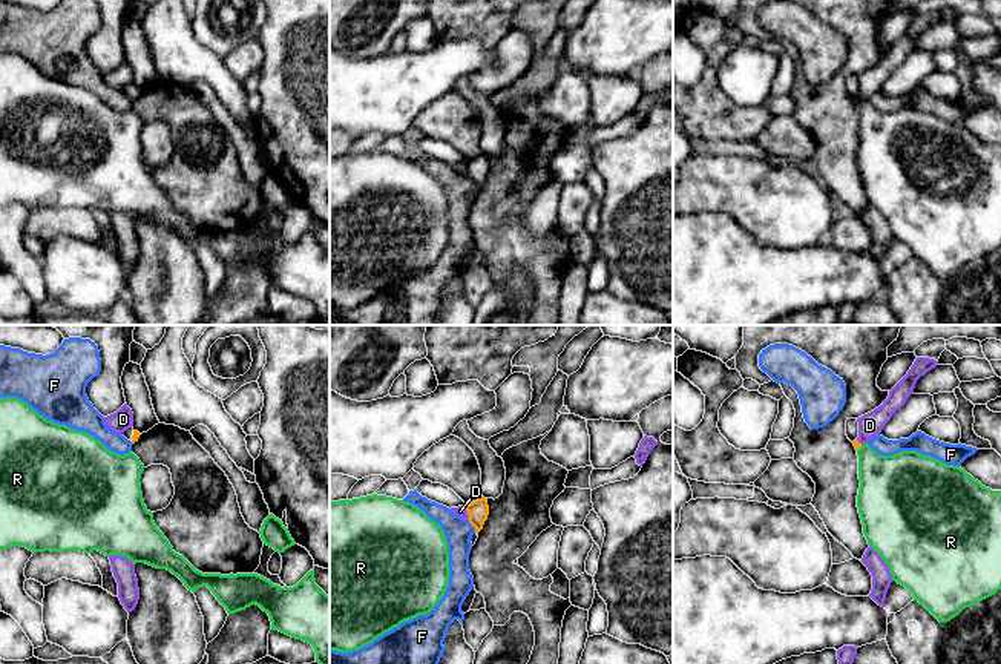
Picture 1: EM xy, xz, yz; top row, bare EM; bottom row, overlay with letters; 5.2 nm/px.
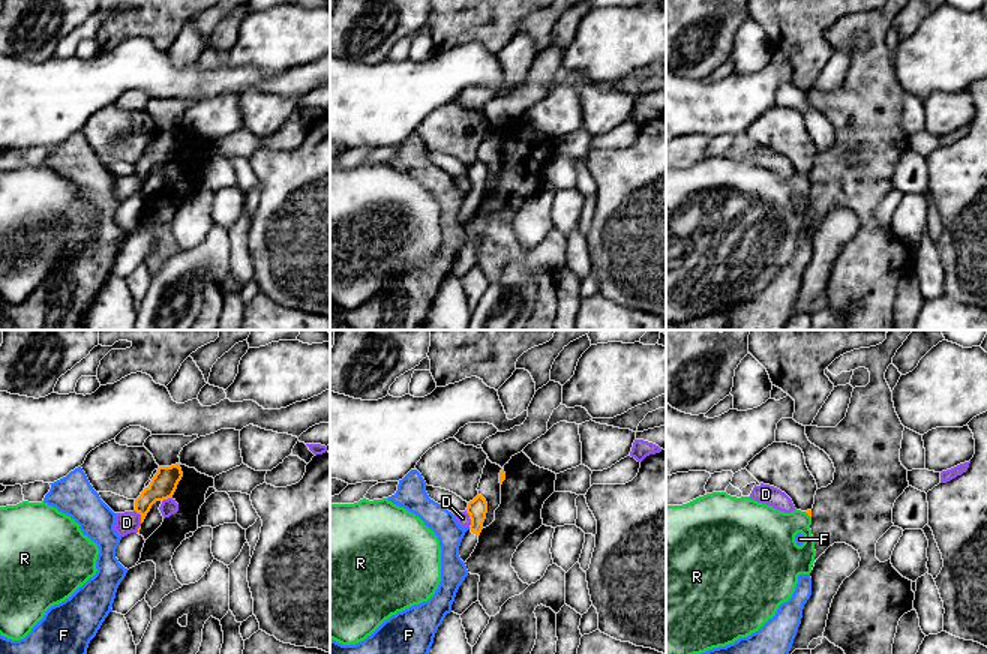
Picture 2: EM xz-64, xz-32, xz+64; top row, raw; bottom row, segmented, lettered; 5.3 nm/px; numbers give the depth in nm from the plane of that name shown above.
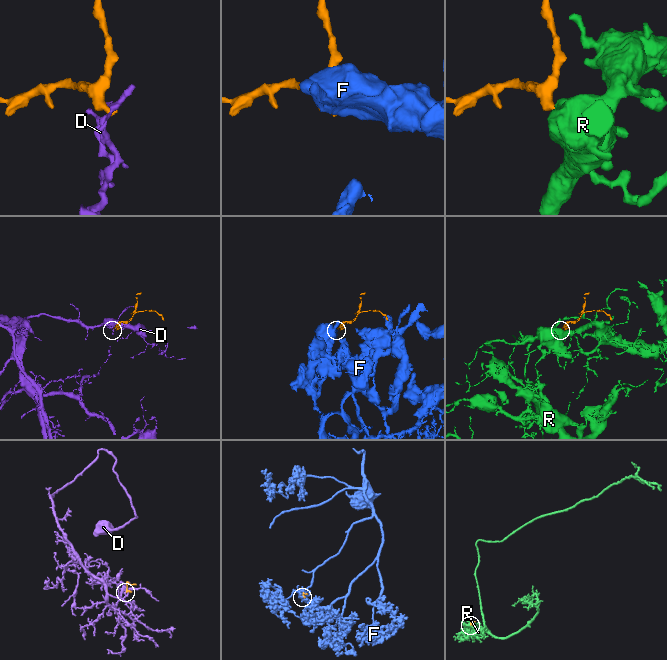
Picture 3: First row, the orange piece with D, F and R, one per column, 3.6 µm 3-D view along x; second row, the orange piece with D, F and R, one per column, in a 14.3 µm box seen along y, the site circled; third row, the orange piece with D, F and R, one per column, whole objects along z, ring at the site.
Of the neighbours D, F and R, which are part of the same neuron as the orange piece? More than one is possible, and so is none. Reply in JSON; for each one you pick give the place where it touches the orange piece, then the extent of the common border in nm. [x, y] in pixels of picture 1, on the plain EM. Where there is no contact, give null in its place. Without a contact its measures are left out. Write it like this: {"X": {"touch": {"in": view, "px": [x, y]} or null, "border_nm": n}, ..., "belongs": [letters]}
{"R": {"touch": {"in": "yz", "px": [859, 105]}, "border_nm": 40}, "belongs": ["R"]}

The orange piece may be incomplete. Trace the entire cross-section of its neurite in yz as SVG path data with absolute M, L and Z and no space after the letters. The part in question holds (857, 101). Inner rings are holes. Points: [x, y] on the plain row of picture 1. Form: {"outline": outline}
{"outline": "M852 98L858 112L858 152L857 164L863 181L863 190L872 204L888 221L892 236L904 242L914 258L923 261L940 279L955 274L963 265L970 264L1001 247L1001 147L983 143L960 123L946 121L930 112L917 107L901 107L894 112L880 112L868 100Z"}

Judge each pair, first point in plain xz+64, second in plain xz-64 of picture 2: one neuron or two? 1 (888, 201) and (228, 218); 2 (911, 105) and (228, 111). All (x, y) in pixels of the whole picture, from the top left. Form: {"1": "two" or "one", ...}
{"1": "two", "2": "one"}

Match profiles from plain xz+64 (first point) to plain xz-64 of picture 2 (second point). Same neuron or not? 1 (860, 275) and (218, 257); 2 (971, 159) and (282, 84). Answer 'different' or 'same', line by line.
1: different
2: different

